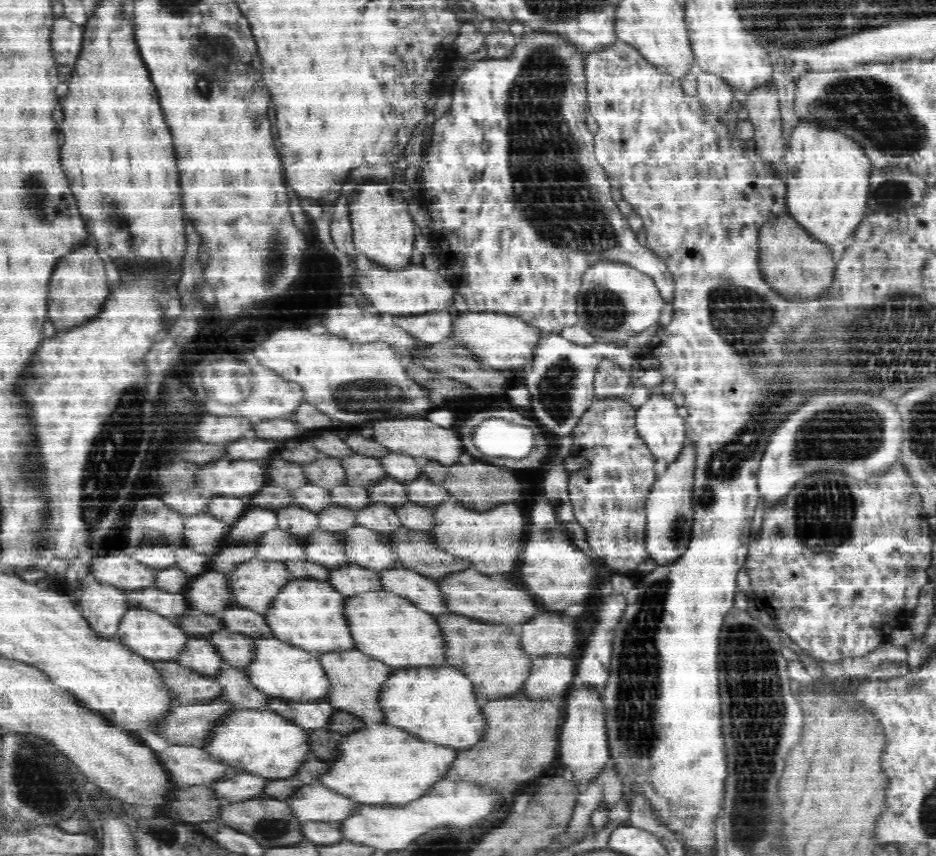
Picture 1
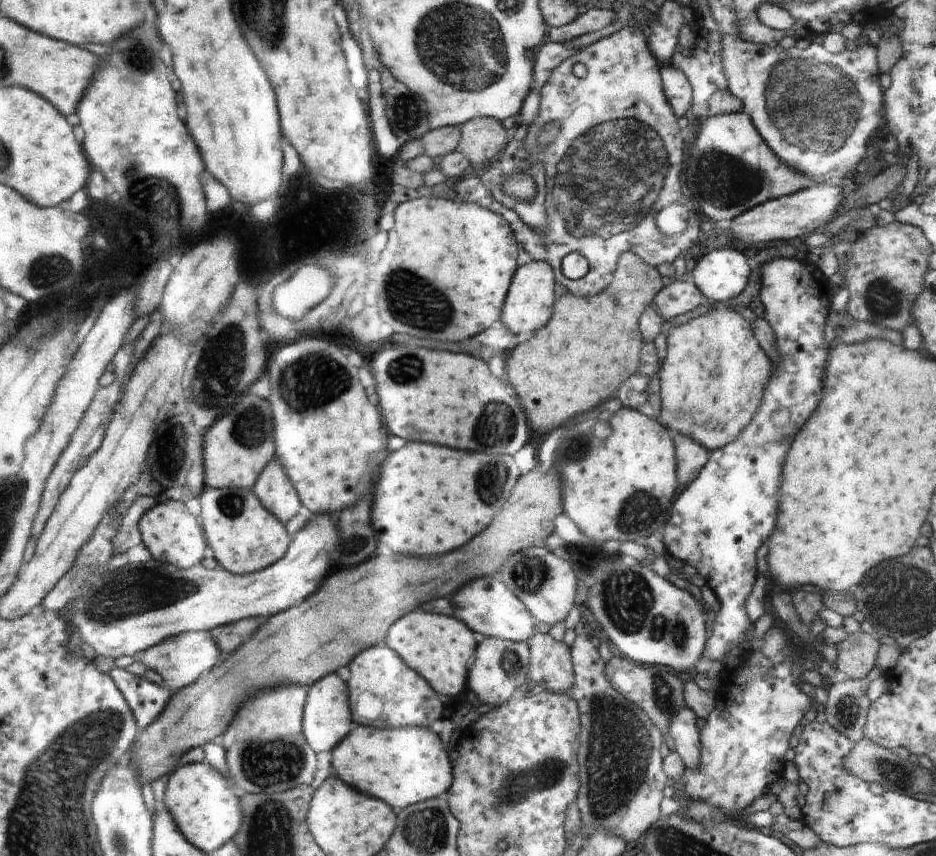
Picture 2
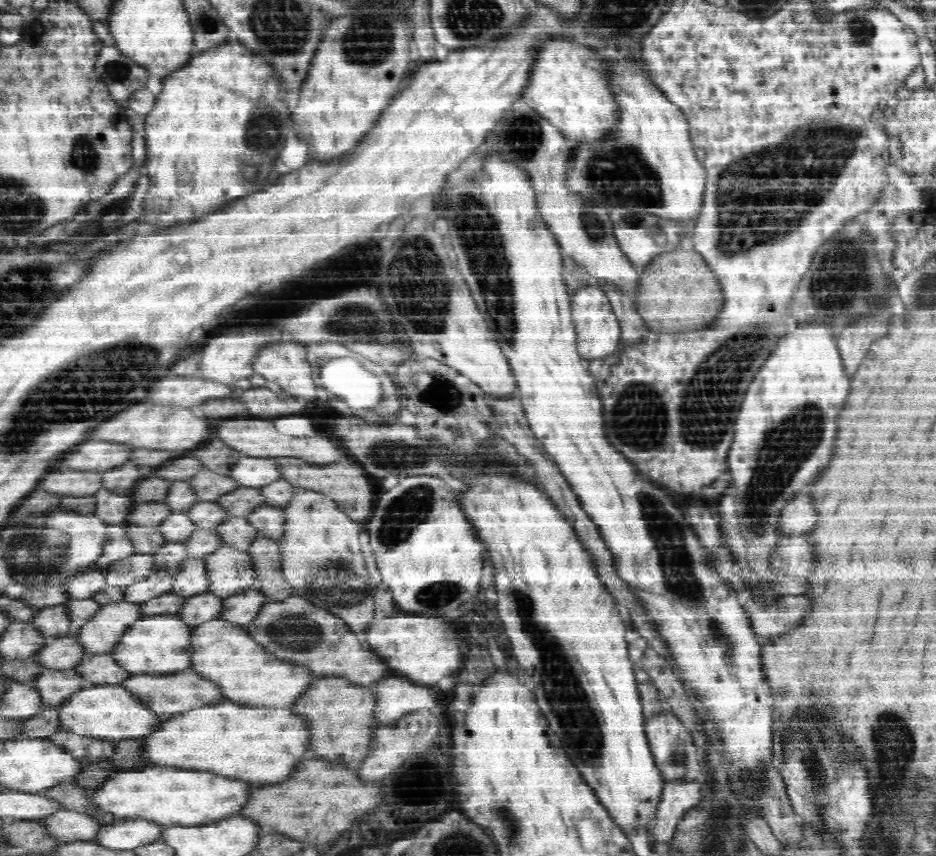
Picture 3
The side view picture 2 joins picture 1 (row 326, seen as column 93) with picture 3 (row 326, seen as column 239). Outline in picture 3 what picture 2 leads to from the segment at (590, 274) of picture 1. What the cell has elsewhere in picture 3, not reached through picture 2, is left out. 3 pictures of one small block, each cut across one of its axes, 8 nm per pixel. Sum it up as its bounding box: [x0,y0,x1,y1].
[571,284,622,361]

